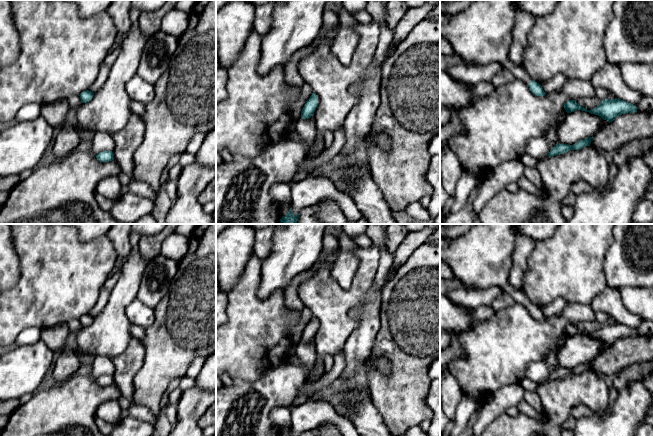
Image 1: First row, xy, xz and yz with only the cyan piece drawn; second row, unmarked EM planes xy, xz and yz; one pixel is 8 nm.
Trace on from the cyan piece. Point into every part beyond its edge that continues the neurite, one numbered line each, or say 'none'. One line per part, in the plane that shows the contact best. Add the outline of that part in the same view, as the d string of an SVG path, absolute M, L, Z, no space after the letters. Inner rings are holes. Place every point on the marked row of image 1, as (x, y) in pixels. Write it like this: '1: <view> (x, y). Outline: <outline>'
1: yz (480, 35). Outline: M474 0L468 8L440 26L440 38L451 44L453 54L459 56L463 64L482 66L498 62L509 69L515 78L529 85L532 79L525 69L508 59L517 14L514 0Z

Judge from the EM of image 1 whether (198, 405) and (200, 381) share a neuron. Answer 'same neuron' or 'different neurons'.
different neurons

